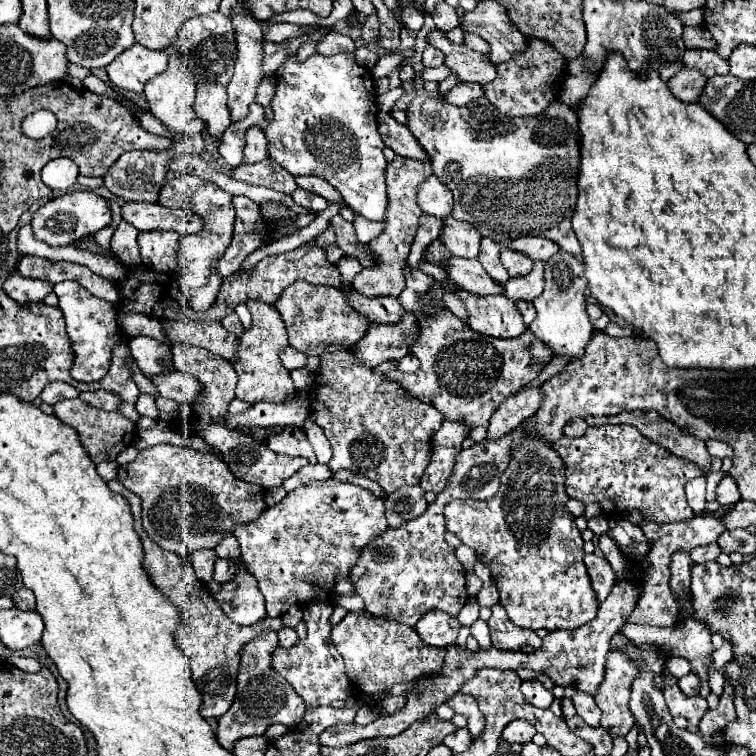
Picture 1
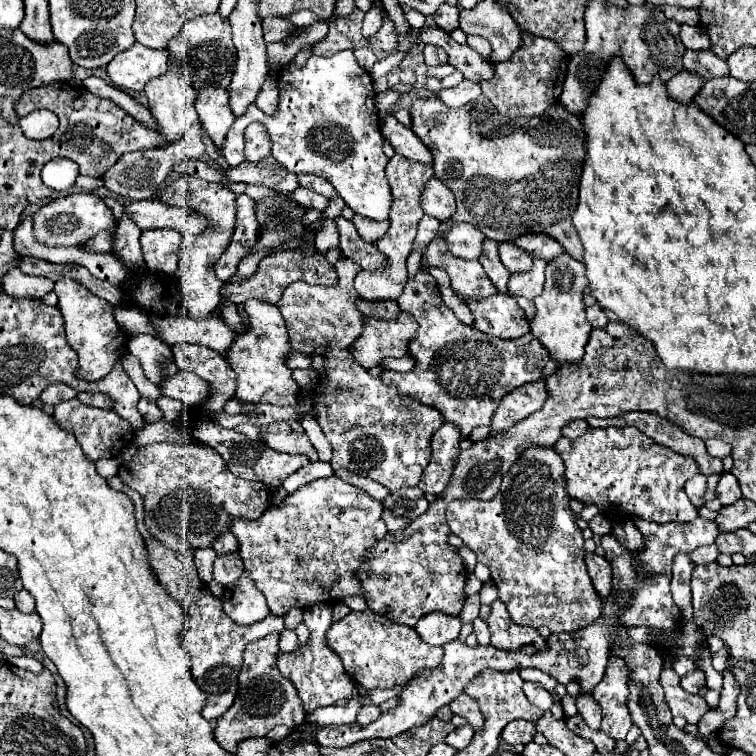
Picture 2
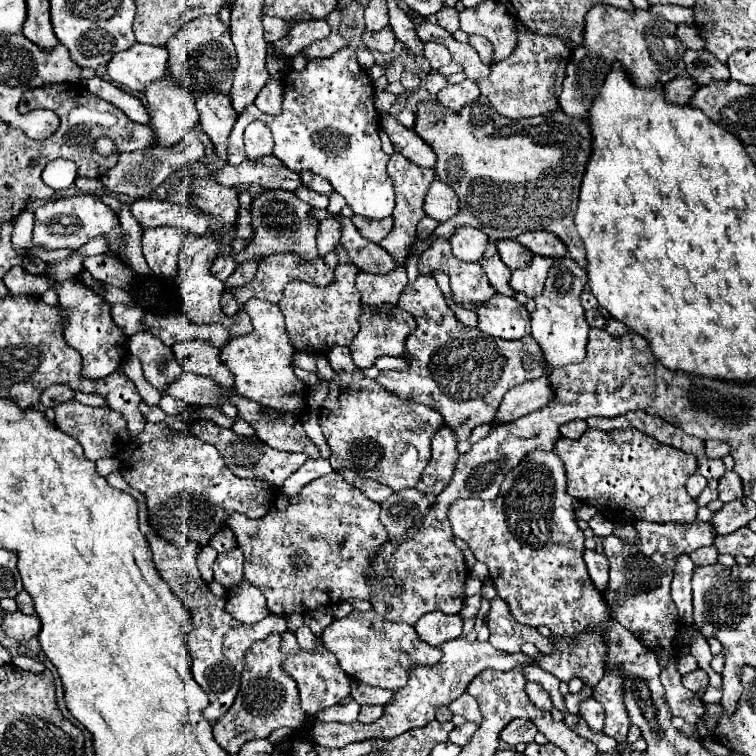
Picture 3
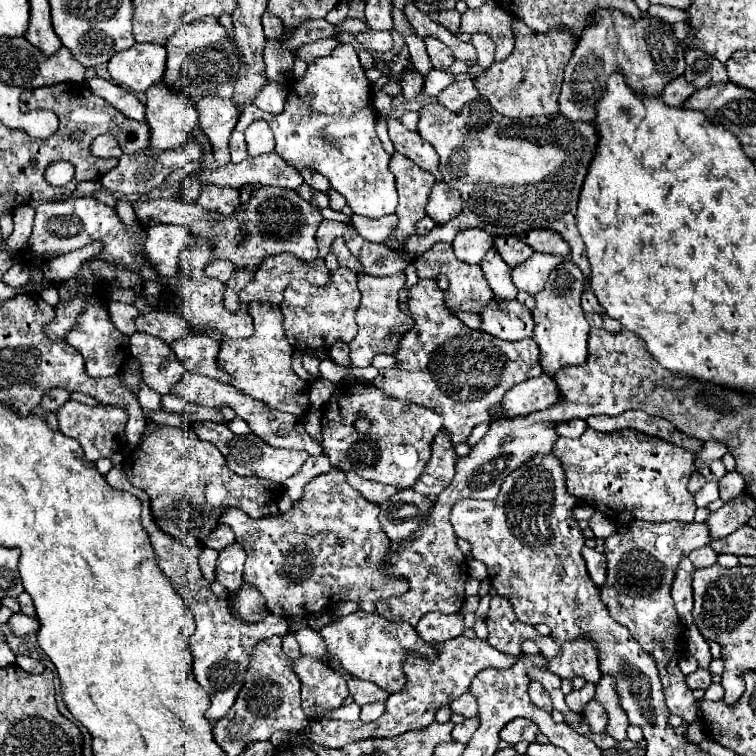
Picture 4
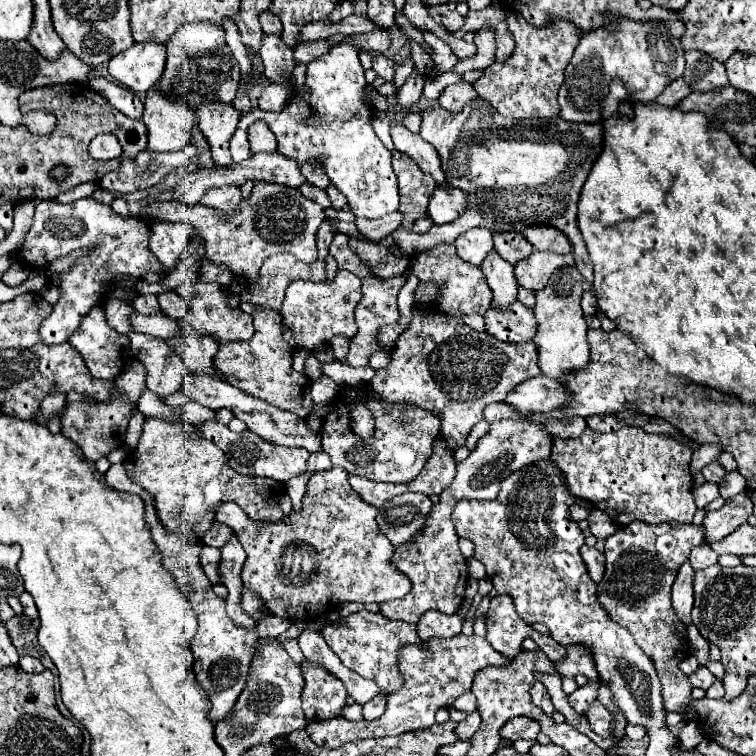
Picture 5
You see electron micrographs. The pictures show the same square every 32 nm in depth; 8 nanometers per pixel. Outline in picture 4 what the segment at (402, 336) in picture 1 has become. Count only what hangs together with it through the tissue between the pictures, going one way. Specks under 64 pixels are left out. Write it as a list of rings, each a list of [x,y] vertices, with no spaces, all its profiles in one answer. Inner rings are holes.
[[[394,274],[388,278],[378,276],[358,276],[358,288],[362,292],[362,302],[356,310],[356,324],[358,334],[350,342],[350,362],[352,366],[370,366],[372,358],[380,352],[394,354],[400,336],[406,332],[406,328],[412,328],[412,318],[400,312],[398,308],[398,292],[406,284],[406,274]],[[388,332],[394,332],[394,336],[388,336]]]

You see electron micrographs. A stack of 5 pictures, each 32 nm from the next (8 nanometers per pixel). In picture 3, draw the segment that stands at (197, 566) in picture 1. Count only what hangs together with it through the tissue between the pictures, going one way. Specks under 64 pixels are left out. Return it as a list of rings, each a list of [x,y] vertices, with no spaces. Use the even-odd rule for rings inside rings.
[[[210,546],[200,548],[200,552],[198,552],[198,570],[200,570],[200,574],[202,574],[202,578],[206,582],[212,582],[214,580],[212,566],[214,566],[216,556],[218,556],[218,552],[214,548],[210,548]]]

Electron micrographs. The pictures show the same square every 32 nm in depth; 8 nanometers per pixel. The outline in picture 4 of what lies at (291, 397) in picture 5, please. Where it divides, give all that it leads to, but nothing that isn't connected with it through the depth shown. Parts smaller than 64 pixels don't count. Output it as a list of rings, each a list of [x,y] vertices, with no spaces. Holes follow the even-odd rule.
[[[250,304],[250,316],[254,318],[254,334],[248,340],[224,340],[218,352],[218,366],[230,374],[232,386],[256,400],[266,402],[272,408],[290,412],[302,418],[310,410],[310,382],[302,380],[292,370],[294,348],[288,344],[282,326],[282,314],[270,304]]]

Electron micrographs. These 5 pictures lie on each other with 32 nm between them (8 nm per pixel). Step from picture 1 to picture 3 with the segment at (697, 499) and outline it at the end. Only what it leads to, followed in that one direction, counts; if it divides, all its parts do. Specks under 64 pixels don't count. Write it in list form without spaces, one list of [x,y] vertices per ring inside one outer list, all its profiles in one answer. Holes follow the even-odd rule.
[[[694,474],[690,480],[688,480],[688,494],[692,496],[692,498],[696,498],[702,490],[704,490],[704,486],[706,486],[706,480],[704,480],[704,476],[700,476],[700,474]]]

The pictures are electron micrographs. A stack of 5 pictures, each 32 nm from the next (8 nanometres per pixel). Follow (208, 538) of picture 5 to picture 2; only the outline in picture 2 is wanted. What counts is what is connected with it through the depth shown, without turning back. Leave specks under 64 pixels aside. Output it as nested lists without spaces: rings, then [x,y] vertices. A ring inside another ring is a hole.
[[[222,534],[214,540],[212,548],[216,550],[216,554],[226,554],[226,552],[236,552],[238,550],[238,542],[234,538],[234,534]]]

